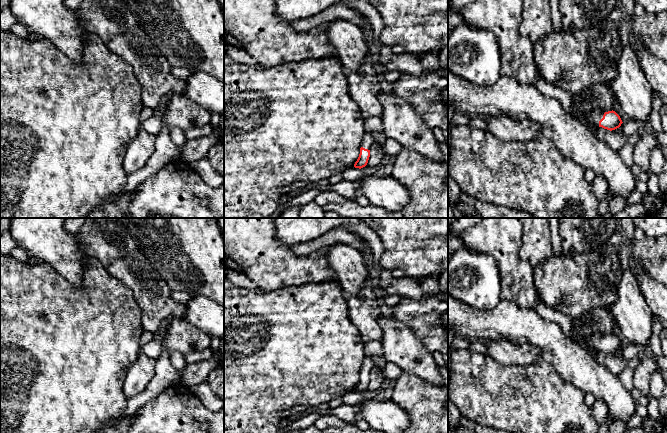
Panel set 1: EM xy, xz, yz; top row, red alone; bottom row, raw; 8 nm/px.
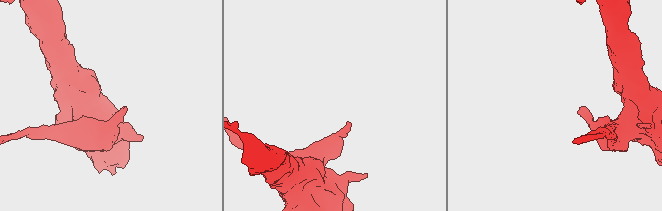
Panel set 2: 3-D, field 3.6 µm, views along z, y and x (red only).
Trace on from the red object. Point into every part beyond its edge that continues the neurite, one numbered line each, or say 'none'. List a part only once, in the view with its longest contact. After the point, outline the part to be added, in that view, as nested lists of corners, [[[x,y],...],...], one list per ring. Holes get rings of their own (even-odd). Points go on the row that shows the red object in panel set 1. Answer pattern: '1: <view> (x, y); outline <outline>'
1: yz (594, 116); outline [[[594,109],[592,110],[589,114],[588,114],[588,120],[589,122],[596,128],[599,127],[599,121],[603,118],[605,112],[600,111],[598,109]]]

